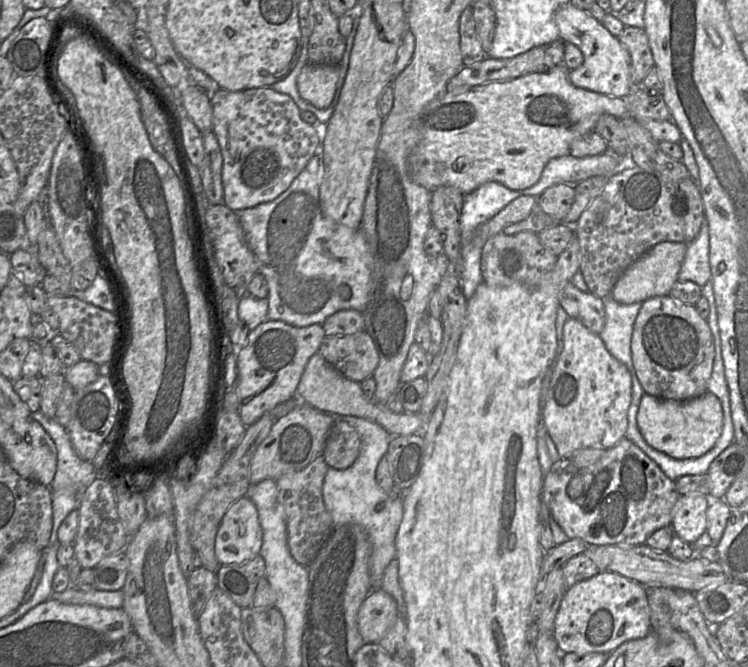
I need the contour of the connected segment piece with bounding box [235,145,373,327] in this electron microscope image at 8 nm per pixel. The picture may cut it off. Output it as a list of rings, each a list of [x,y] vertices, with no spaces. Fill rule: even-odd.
[[[320,145],[319,151],[311,157],[301,173],[294,179],[291,185],[277,198],[272,201],[259,204],[252,208],[235,211],[237,212],[240,224],[243,228],[247,245],[254,253],[259,262],[258,273],[264,276],[268,284],[269,293],[267,298],[269,300],[269,307],[267,318],[269,320],[283,321],[296,327],[306,327],[312,324],[322,325],[328,316],[334,314],[337,311],[344,309],[354,309],[363,313],[367,307],[370,293],[370,280],[373,271],[373,255],[370,251],[365,235],[361,230],[361,226],[359,229],[351,229],[347,226],[334,222],[323,214],[320,203],[320,186],[323,181],[323,176],[324,164],[321,155]]]

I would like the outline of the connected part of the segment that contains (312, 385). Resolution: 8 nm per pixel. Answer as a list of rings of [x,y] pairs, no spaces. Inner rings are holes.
[[[320,353],[308,360],[297,387],[296,397],[328,414],[351,415],[369,419],[382,426],[392,436],[420,435],[424,438],[428,428],[428,416],[420,413],[394,413],[386,405],[367,399],[360,383],[348,379],[332,367]]]

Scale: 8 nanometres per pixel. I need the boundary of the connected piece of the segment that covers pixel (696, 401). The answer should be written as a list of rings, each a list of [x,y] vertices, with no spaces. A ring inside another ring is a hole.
[[[709,391],[685,401],[664,400],[644,393],[637,412],[637,425],[652,448],[675,459],[696,458],[709,451],[718,440],[723,409],[719,398]]]

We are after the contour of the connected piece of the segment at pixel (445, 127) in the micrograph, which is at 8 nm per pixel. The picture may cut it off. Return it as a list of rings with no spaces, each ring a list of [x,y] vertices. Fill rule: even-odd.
[[[563,64],[555,66],[545,73],[532,73],[512,80],[488,82],[472,87],[458,95],[445,95],[443,91],[443,94],[433,100],[420,115],[419,142],[408,158],[409,174],[415,183],[430,192],[440,186],[452,186],[463,195],[466,195],[486,182],[497,182],[510,190],[524,190],[538,182],[544,167],[551,159],[568,154],[570,145],[575,138],[594,131],[596,122],[602,114],[609,114],[619,120],[631,116],[622,98],[598,94],[575,87],[569,79],[569,69]]]

